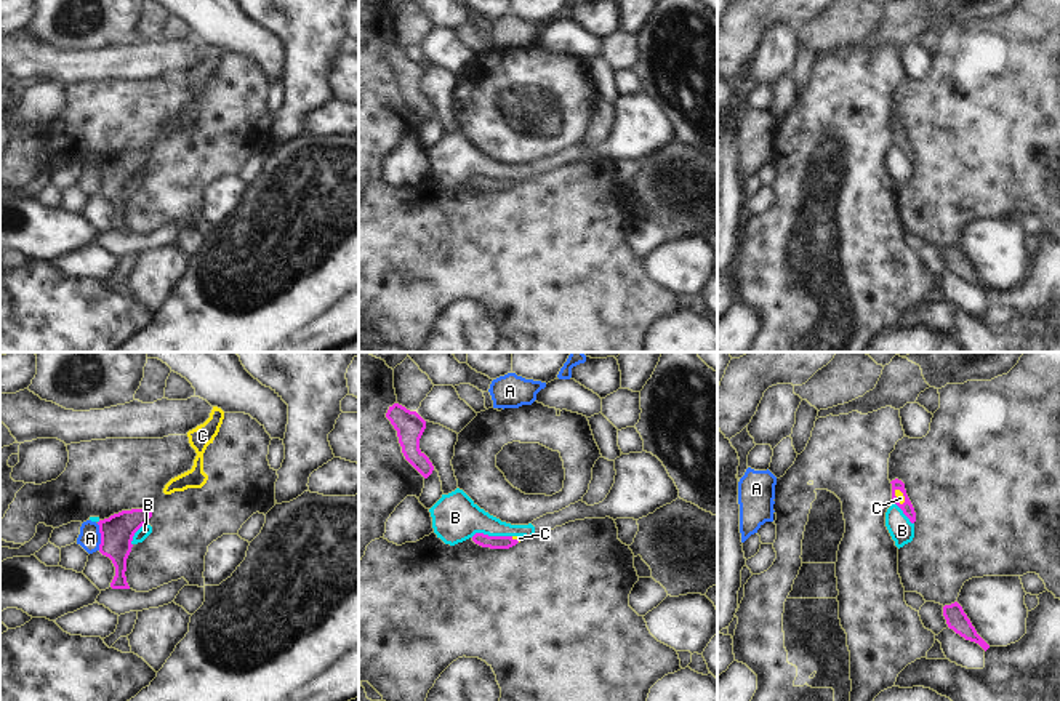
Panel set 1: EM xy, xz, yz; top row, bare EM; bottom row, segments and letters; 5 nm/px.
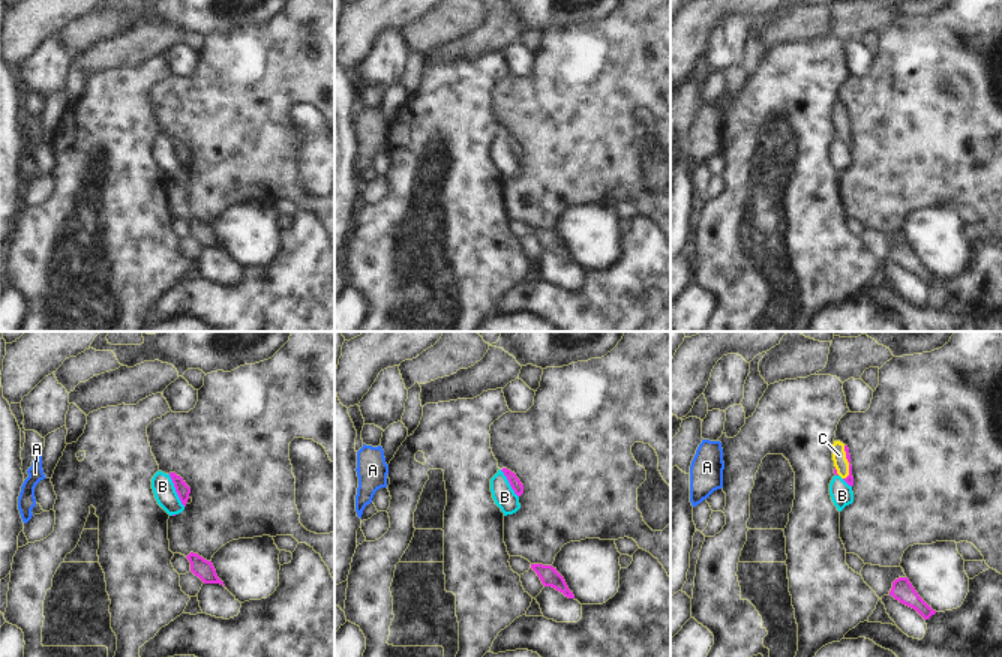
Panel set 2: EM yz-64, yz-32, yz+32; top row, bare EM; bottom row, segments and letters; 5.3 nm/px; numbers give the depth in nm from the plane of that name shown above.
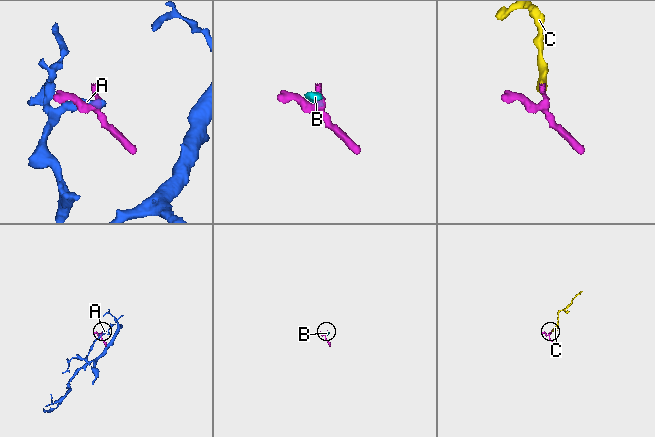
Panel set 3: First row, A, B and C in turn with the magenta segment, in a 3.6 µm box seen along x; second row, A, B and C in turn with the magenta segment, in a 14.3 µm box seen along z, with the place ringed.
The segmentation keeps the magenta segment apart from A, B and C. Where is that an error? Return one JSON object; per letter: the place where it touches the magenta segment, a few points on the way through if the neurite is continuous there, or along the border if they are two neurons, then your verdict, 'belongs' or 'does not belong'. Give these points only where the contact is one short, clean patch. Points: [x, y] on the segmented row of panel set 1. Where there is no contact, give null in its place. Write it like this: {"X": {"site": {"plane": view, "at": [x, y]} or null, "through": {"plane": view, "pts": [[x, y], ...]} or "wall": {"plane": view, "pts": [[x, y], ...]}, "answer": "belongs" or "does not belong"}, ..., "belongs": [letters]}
{"A": {"site": {"plane": "xy", "at": [101, 536]}, "wall": {"plane": "xy", "pts": [[96, 524], [100, 549]]}, "answer": "does not belong"}, "B": {"site": {"plane": "xz", "at": [490, 536]}, "wall": {"plane": "xz", "pts": [[511, 535], [474, 533], [471, 536]]}, "answer": "does not belong"}, "C": {"site": {"plane": "yz", "at": [895, 496]}, "through": {"plane": "yz", "pts": [[907, 506], [895, 496], [900, 498]]}, "answer": "belongs"}, "belongs": ["C"]}

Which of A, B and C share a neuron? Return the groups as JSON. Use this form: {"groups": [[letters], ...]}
{"groups": [["A"], ["B"], ["C"]]}

